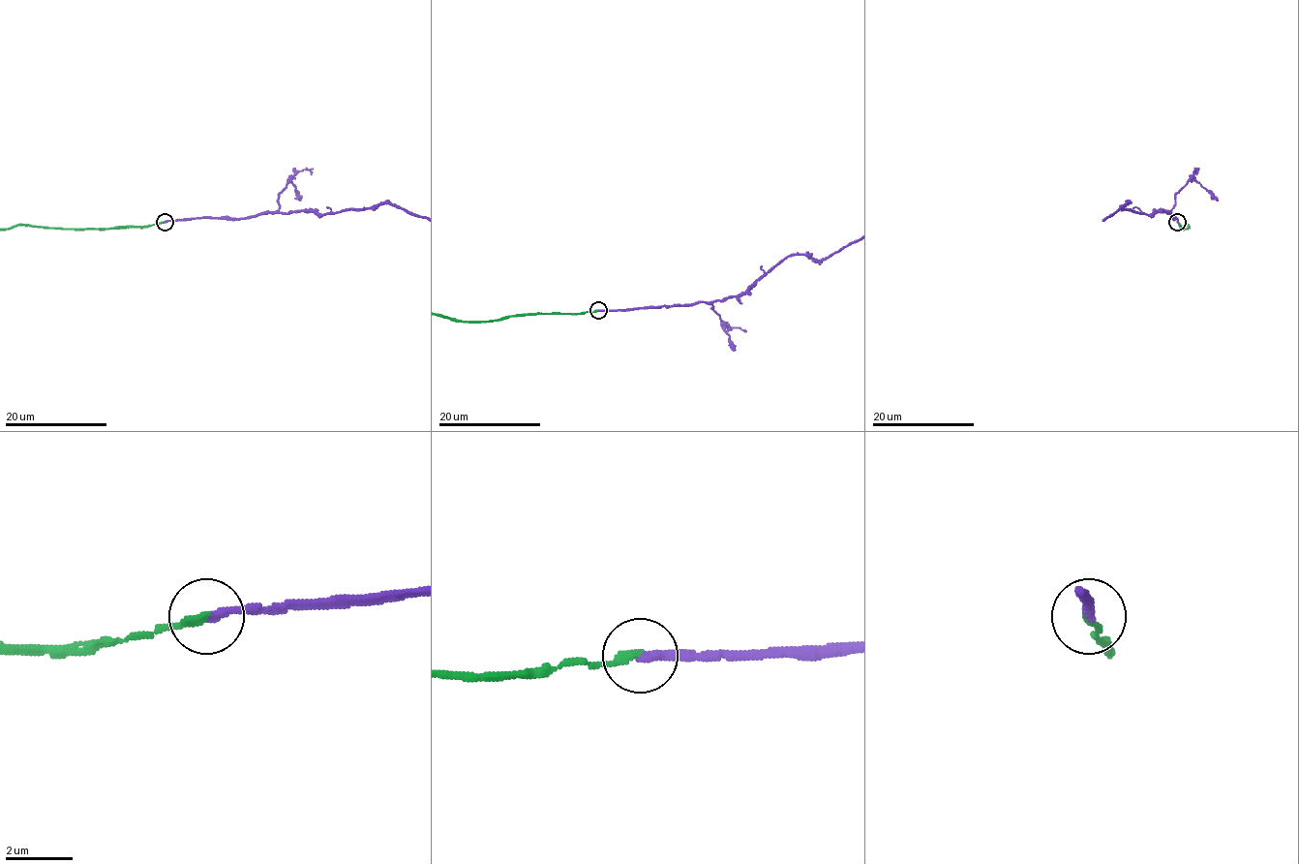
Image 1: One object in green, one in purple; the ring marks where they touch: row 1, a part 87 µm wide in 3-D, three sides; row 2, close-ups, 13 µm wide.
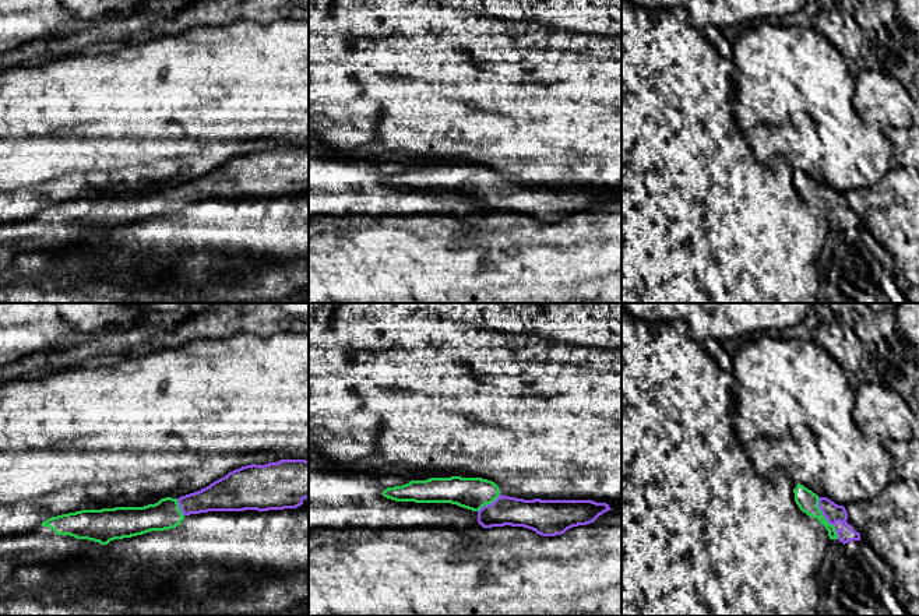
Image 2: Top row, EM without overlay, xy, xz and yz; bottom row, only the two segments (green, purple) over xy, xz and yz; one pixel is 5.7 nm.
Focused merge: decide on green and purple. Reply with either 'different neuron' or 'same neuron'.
same neuron

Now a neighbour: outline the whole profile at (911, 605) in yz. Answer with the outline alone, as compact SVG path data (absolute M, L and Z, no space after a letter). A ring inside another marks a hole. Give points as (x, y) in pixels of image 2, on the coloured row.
M894 588L894 592L909 616L919 616L919 599L908 595L904 588Z

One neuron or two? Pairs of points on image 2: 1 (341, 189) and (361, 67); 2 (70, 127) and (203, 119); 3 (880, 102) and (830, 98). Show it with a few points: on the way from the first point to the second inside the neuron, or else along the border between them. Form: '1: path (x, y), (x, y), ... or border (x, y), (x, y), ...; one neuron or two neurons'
1: border (344, 152), (379, 164); two neurons
2: path (104, 125), (126, 123), (134, 119), (169, 119); one neuron
3: border (852, 77), (852, 109), (865, 123), (872, 126); two neurons

